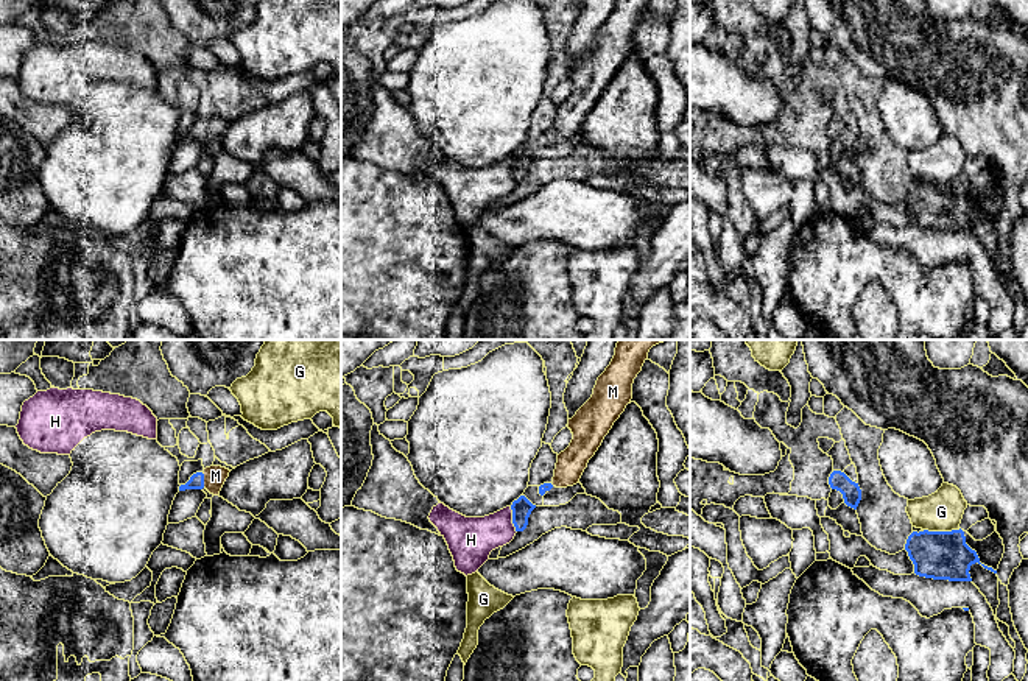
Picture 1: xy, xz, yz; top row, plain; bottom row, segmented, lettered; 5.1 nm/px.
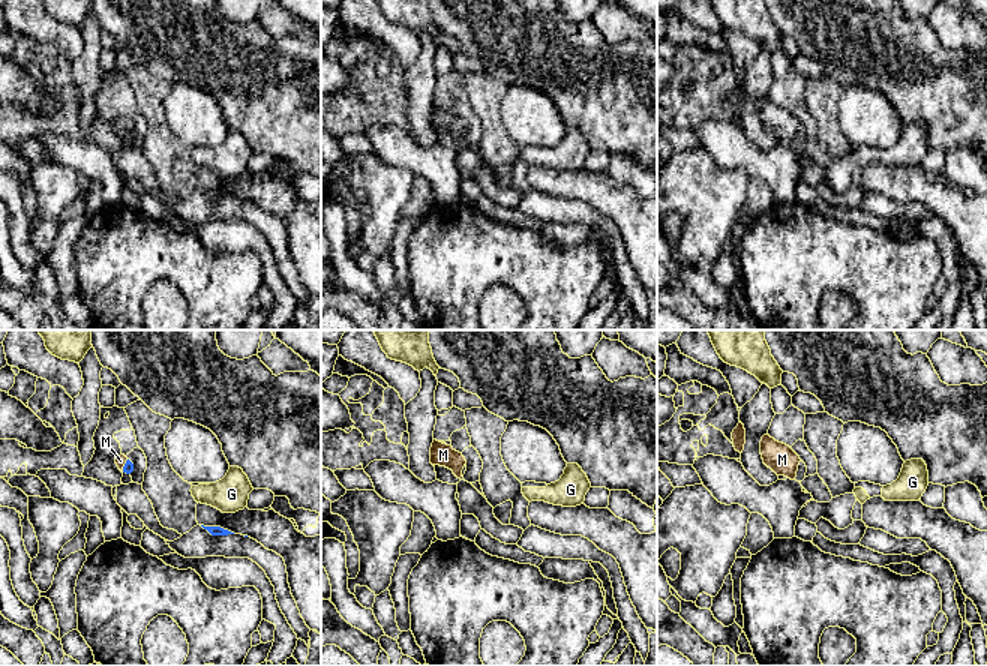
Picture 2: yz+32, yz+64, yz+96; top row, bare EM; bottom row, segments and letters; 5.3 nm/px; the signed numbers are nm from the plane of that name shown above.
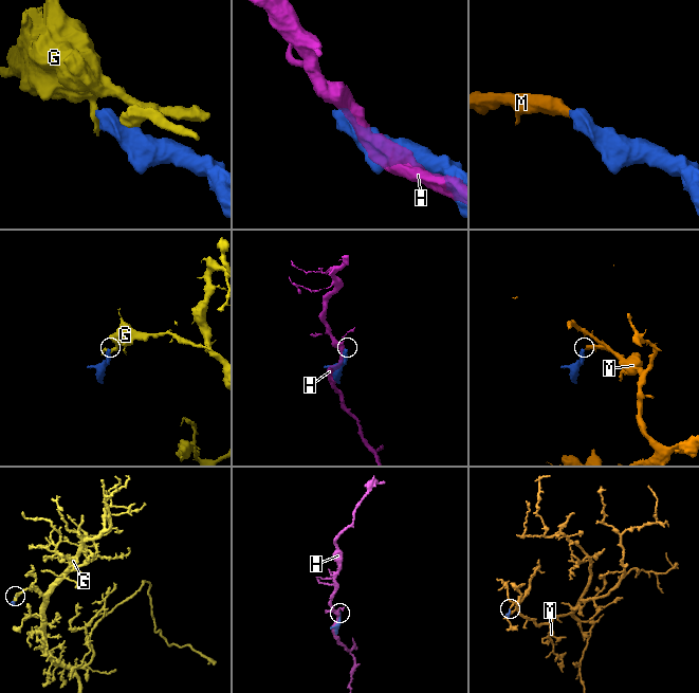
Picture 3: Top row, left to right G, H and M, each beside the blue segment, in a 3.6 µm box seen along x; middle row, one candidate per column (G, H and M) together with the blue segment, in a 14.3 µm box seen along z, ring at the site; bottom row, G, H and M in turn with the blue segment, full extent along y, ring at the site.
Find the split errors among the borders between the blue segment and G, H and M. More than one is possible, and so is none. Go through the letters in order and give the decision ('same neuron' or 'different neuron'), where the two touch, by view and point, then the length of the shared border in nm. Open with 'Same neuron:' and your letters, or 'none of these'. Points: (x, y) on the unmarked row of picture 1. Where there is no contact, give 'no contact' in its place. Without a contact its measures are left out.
Same neuron: M
G: different neuron; meets blue in yz at (941, 183); contact 190 nm long
H: different neuron; meets blue in xz at (513, 170); contact 140 nm long
M: same neuron; meets blue in xy at (203, 131); contact 80 nm long

